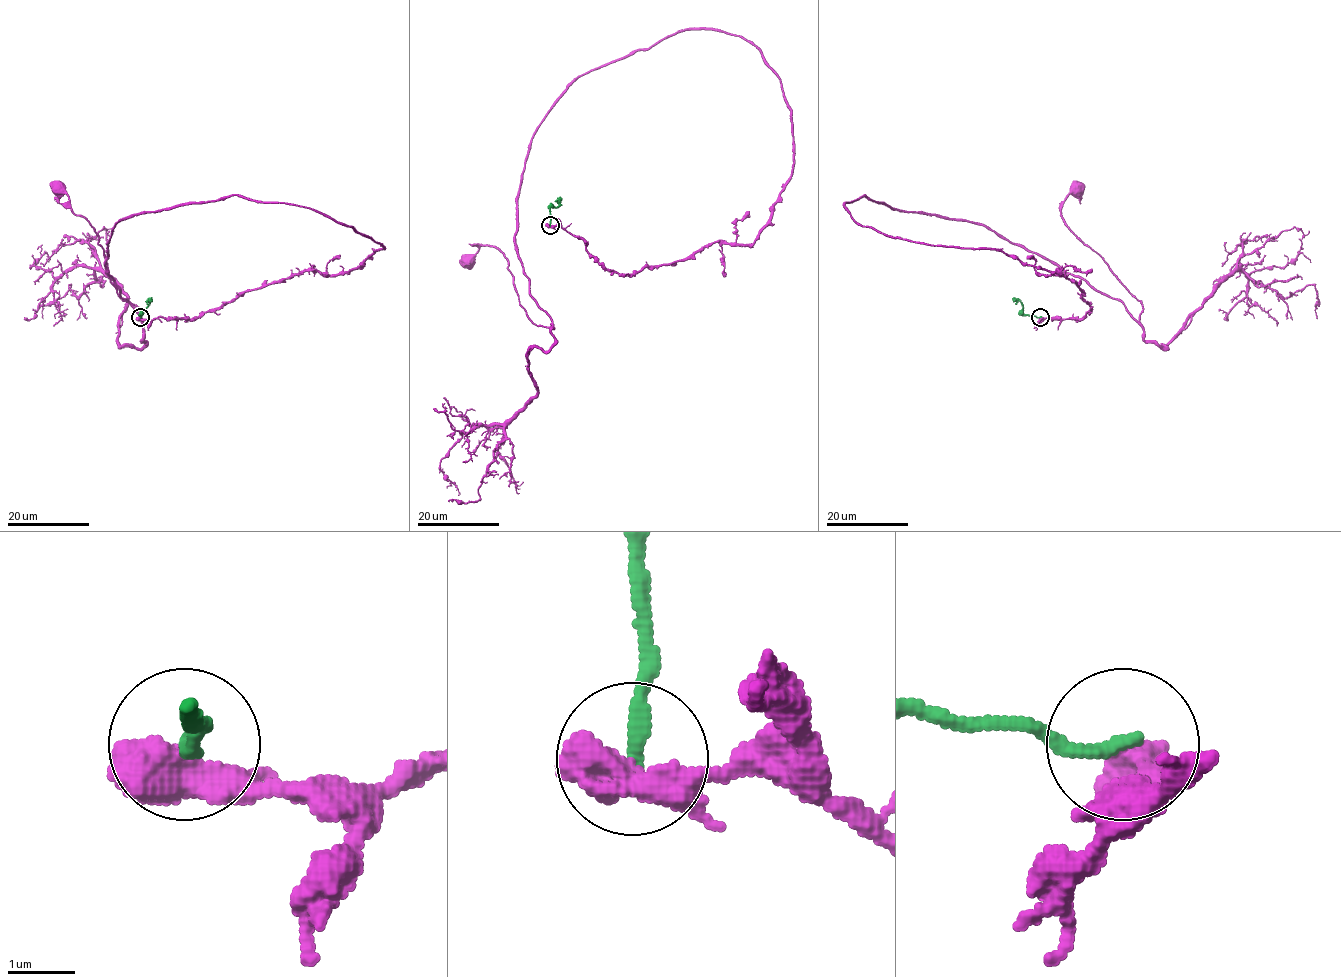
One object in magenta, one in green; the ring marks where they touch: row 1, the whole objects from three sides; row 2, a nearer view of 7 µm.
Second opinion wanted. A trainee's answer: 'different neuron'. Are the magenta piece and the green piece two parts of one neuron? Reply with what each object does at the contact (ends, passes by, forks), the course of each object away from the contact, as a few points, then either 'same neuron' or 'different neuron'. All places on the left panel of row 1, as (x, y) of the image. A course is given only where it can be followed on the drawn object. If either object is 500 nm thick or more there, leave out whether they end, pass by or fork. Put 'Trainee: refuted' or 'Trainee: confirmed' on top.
Trainee: confirmed
course magenta (140, 318), (383, 249), (236, 195), (138, 213), (106, 270), (142, 321), (59, 189); course green (140, 317), (150, 298); different neuron

